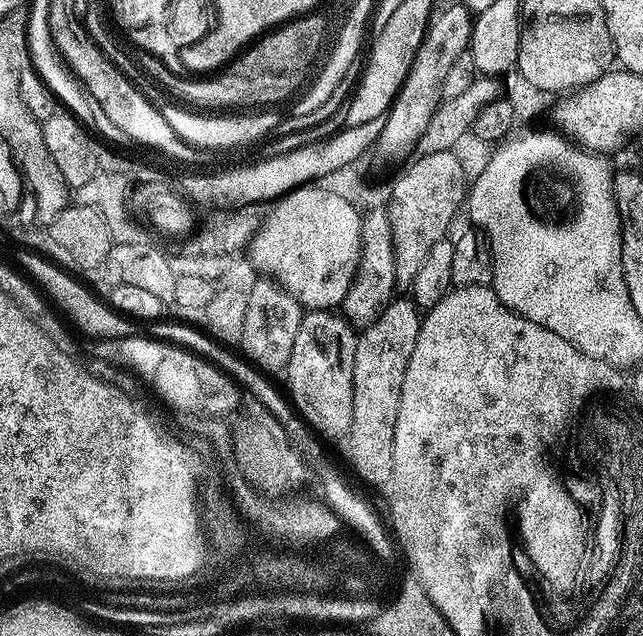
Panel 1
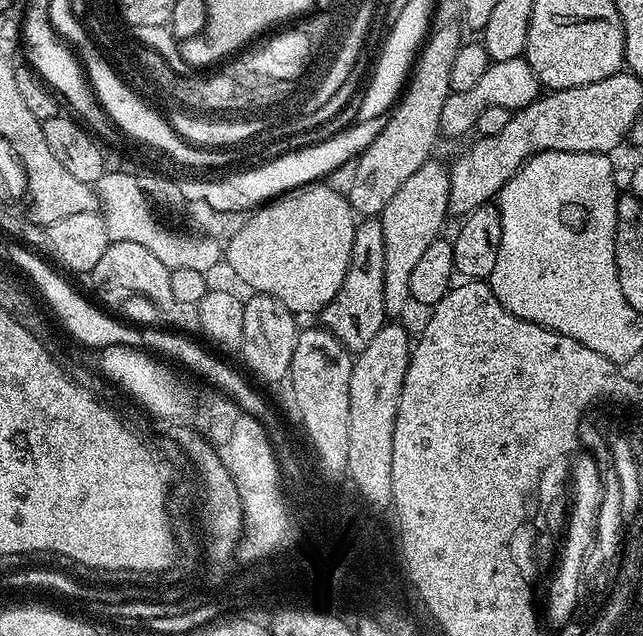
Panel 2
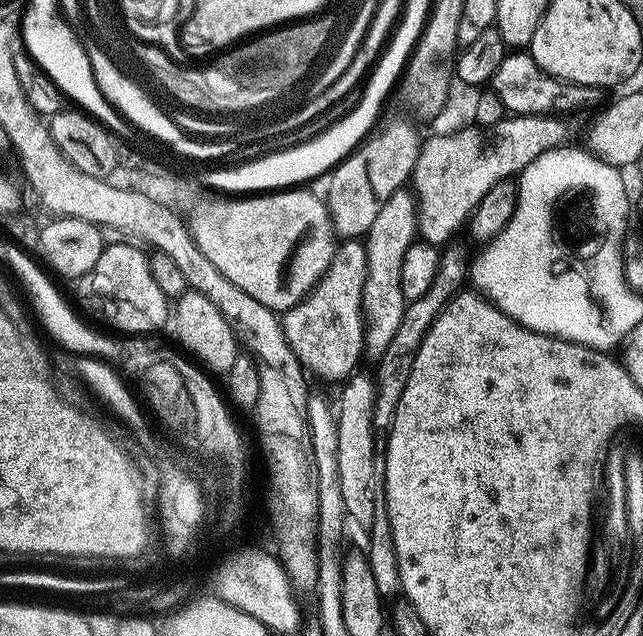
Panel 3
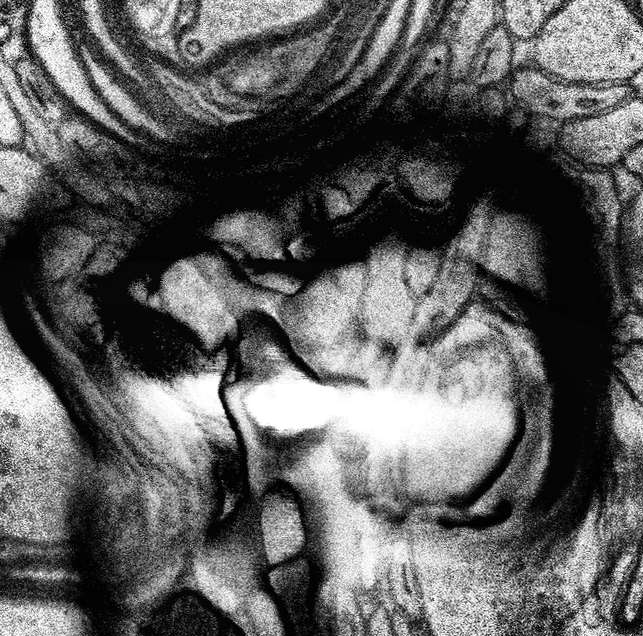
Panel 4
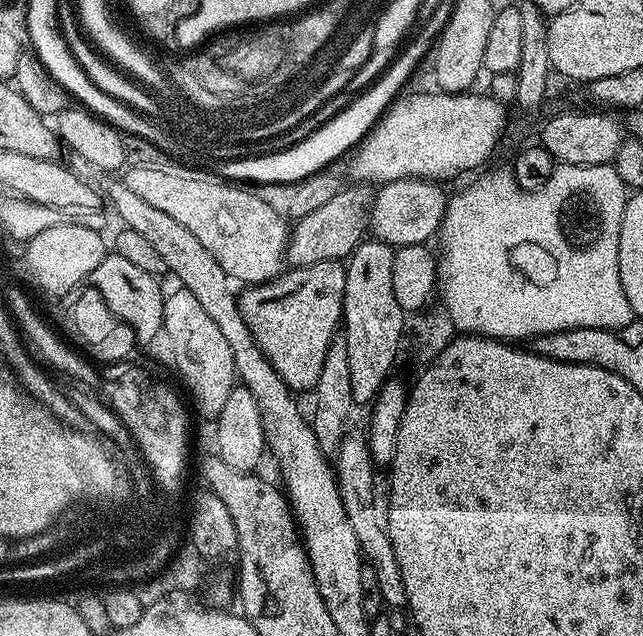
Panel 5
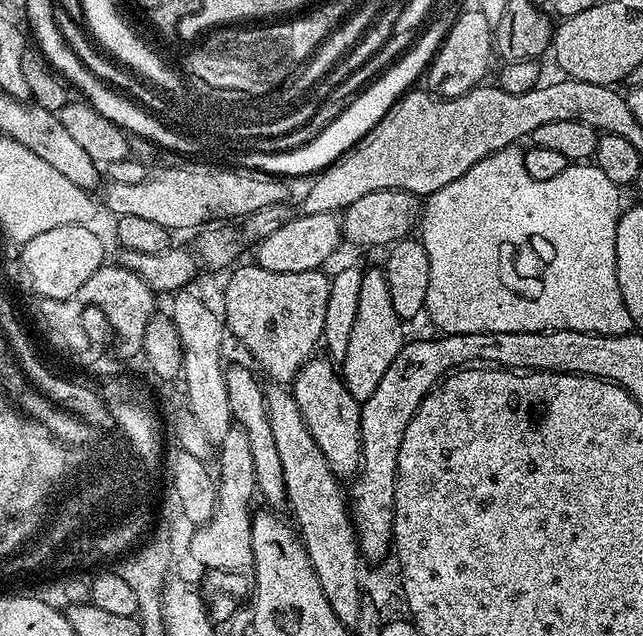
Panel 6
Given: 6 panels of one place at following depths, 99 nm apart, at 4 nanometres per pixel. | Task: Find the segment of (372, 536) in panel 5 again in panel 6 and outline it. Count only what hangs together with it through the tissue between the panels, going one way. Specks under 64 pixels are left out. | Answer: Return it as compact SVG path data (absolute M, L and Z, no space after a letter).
M313 355L291 381L290 393L297 402L305 426L318 444L318 450L322 450L326 462L332 467L332 473L341 482L351 481L362 464L362 404L352 397L350 390L346 390L337 365L323 355Z

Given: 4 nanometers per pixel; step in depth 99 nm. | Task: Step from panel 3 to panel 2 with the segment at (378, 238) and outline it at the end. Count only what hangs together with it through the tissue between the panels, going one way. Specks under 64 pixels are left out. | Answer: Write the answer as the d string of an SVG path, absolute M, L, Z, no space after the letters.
M430 158L402 186L398 186L398 194L386 202L384 211L378 219L382 226L382 242L384 243L384 277L382 278L382 302L385 313L392 318L400 318L404 307L410 304L410 273L414 265L422 258L426 246L441 235L440 227L444 218L449 217L448 210L448 168L440 165L436 158Z

